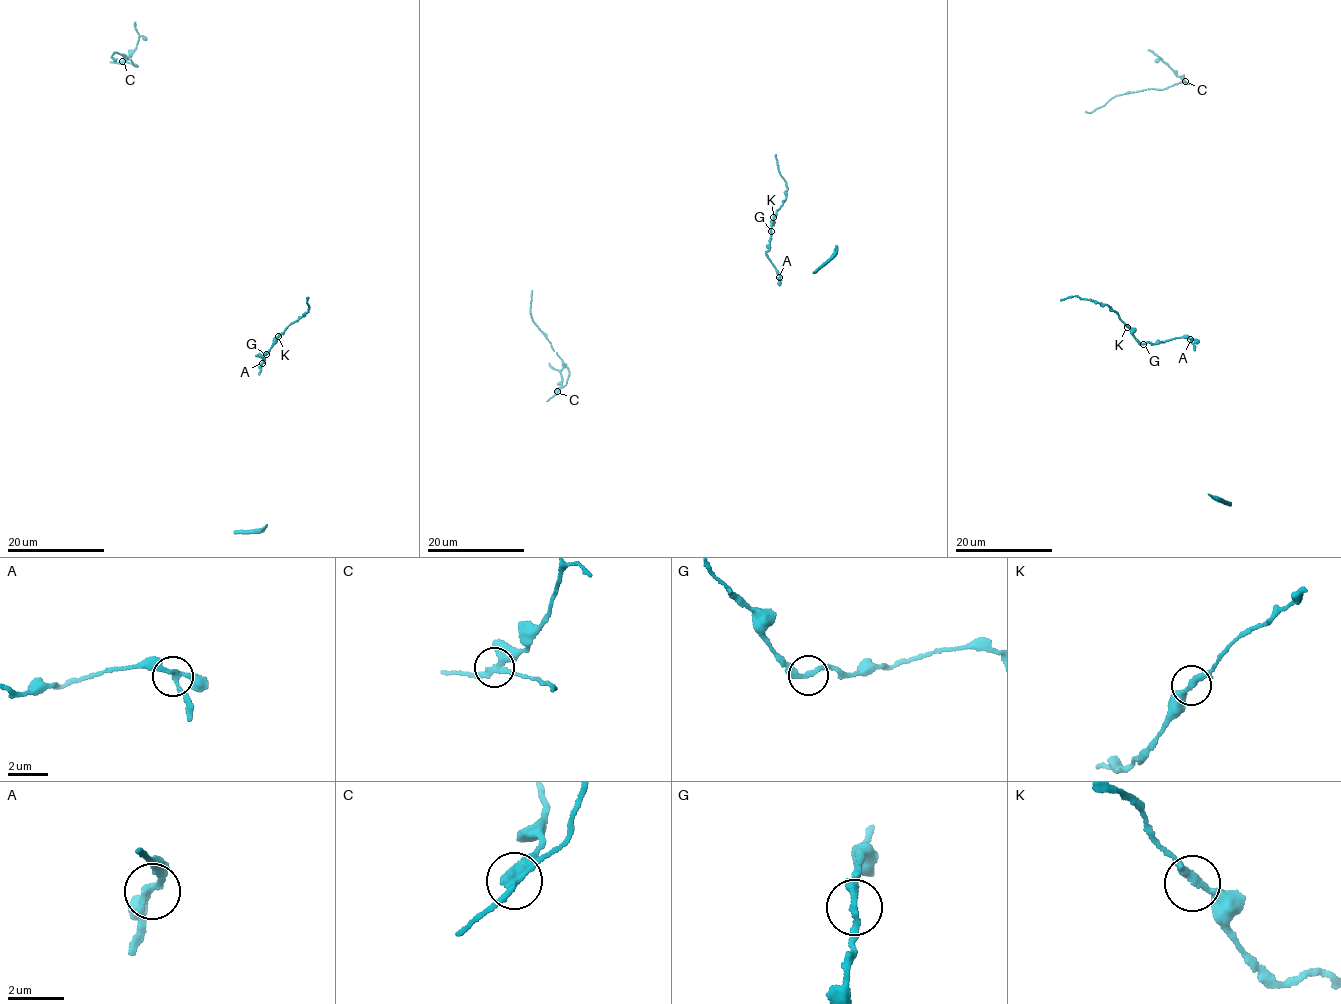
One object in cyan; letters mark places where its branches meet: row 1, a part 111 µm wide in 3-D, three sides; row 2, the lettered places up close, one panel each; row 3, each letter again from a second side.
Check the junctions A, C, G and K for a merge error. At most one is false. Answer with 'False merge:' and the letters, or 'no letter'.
False merge: C

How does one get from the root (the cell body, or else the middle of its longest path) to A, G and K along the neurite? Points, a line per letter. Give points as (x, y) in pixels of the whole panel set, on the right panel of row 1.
A: (1077, 296), (1110, 306), (1142, 344), (1159, 343), (1181, 337), (1190, 339)
G: (1077, 296), (1110, 306), (1143, 344)
K: (1077, 296), (1110, 306), (1127, 327)

